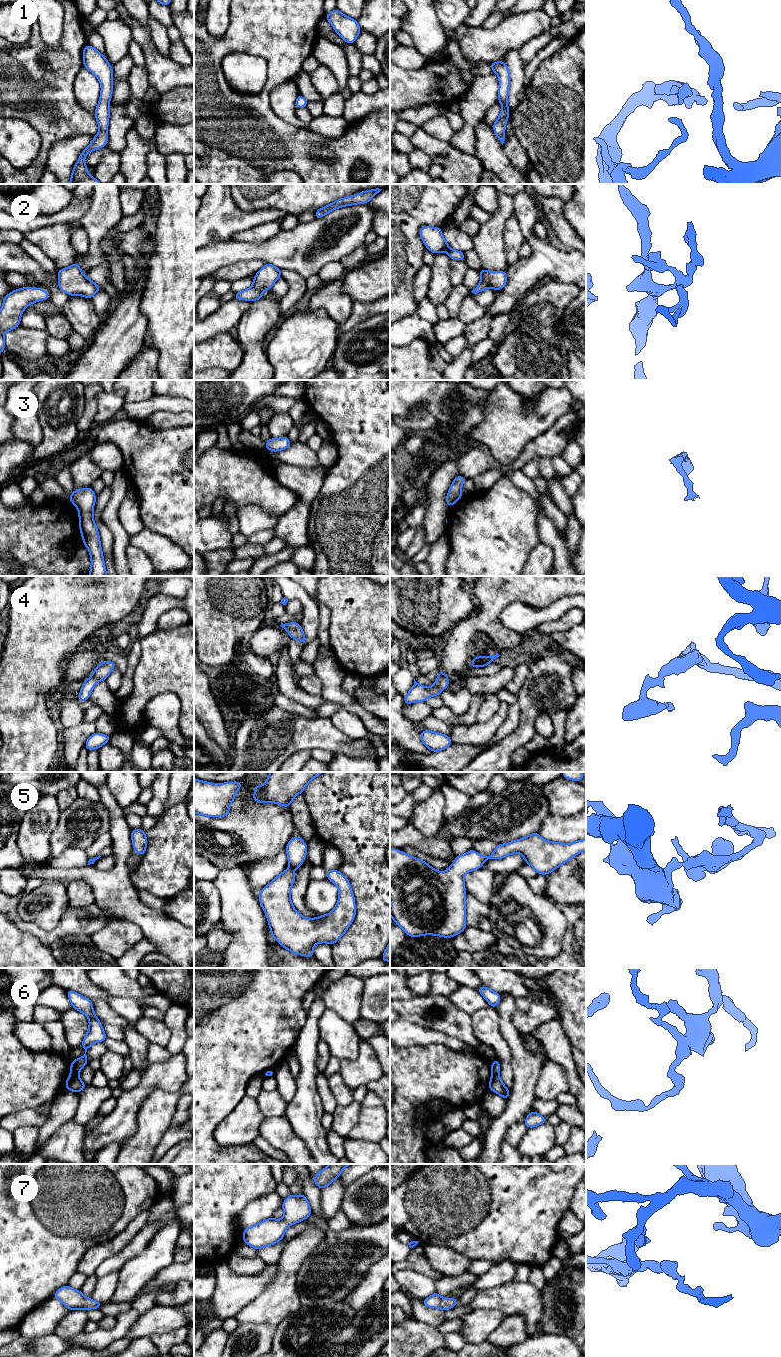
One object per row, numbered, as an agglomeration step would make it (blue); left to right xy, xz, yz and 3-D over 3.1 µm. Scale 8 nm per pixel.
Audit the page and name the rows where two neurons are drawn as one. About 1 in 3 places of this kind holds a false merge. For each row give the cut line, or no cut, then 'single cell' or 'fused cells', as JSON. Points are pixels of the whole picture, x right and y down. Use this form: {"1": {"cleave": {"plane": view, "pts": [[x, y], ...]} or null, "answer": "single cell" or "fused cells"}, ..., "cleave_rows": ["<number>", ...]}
{"1": {"cleave": null, "answer": "single cell"}, "2": {"cleave": null, "answer": "single cell"}, "3": {"cleave": null, "answer": "single cell"}, "4": {"cleave": null, "answer": "single cell"}, "5": {"cleave": {"plane": "xz", "pts": [[290, 867], [294, 869]]}, "answer": "fused cells"}, "6": {"cleave": {"plane": "xy", "pts": [[71, 1073], [77, 1075]]}, "answer": "fused cells"}, "7": {"cleave": null, "answer": "single cell"}, "cleave_rows": ["5", "6"]}

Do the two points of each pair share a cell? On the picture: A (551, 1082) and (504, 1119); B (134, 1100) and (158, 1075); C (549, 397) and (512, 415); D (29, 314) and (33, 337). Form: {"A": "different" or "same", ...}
{"A": "different", "B": "same", "C": "same", "D": "different"}

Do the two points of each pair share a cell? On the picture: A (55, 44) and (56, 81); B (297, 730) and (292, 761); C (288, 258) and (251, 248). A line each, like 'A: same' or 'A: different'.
A: different
B: different
C: same

